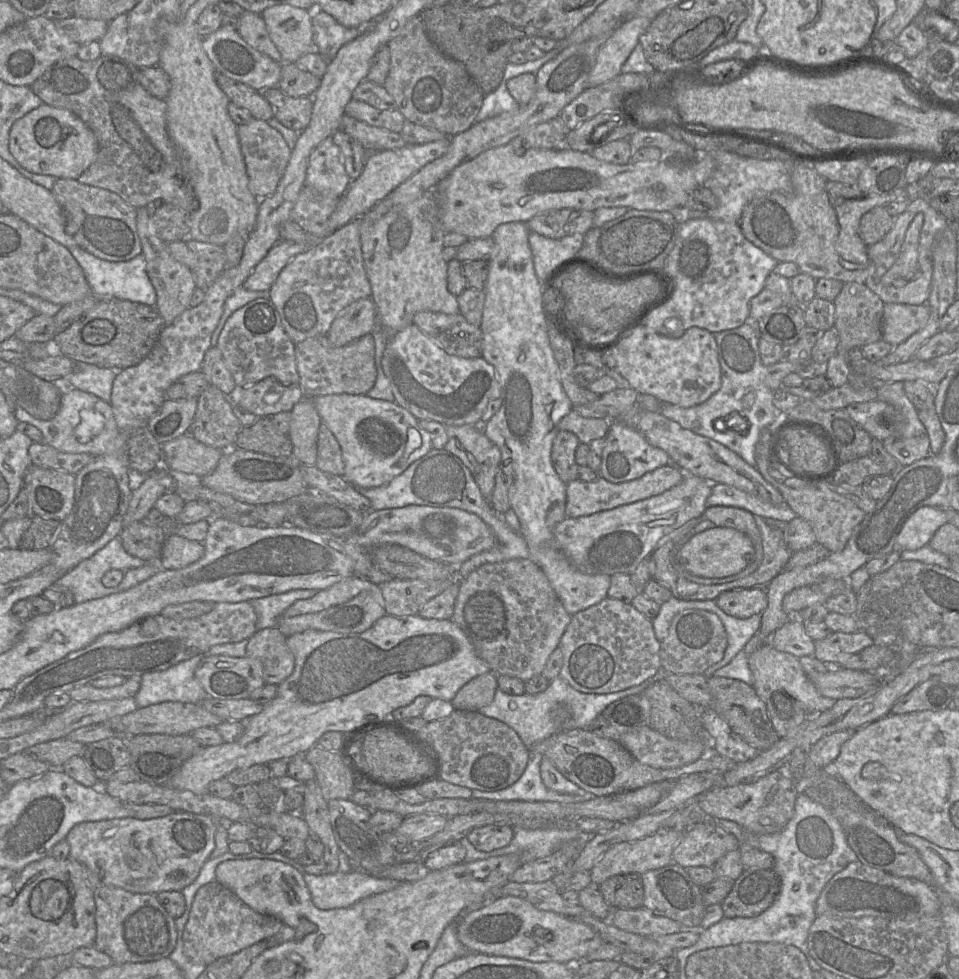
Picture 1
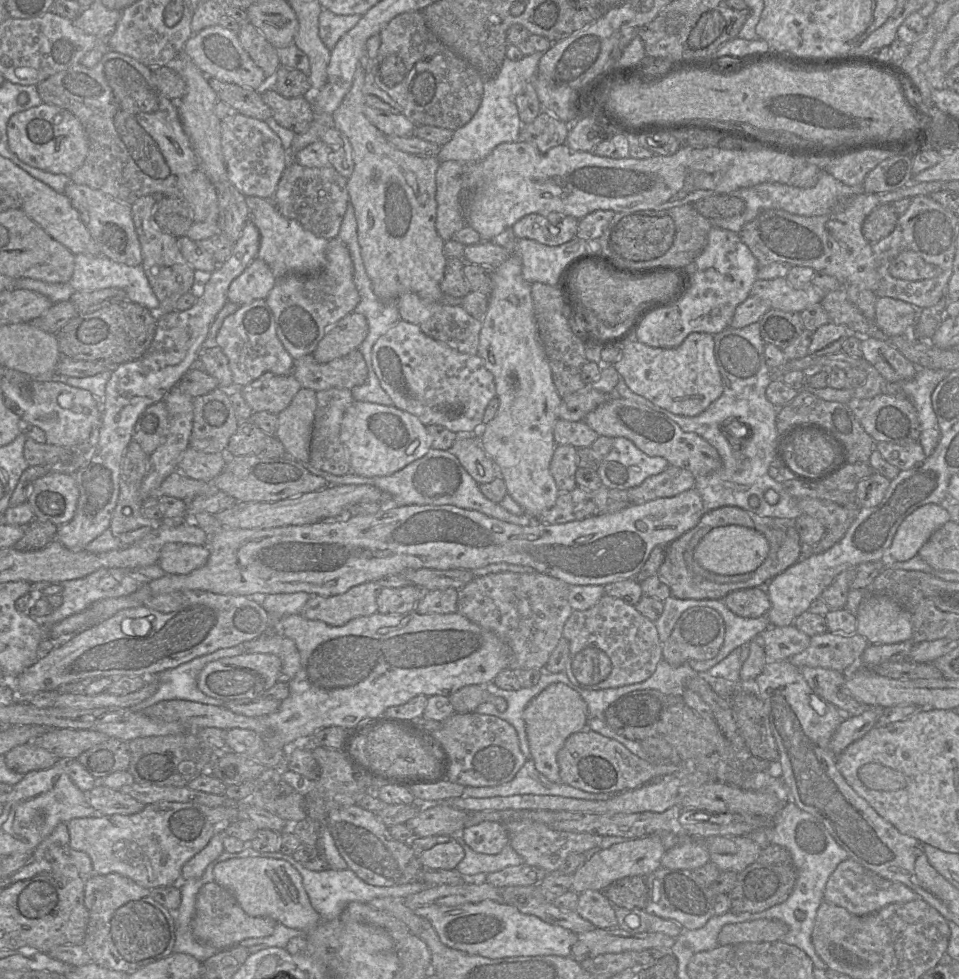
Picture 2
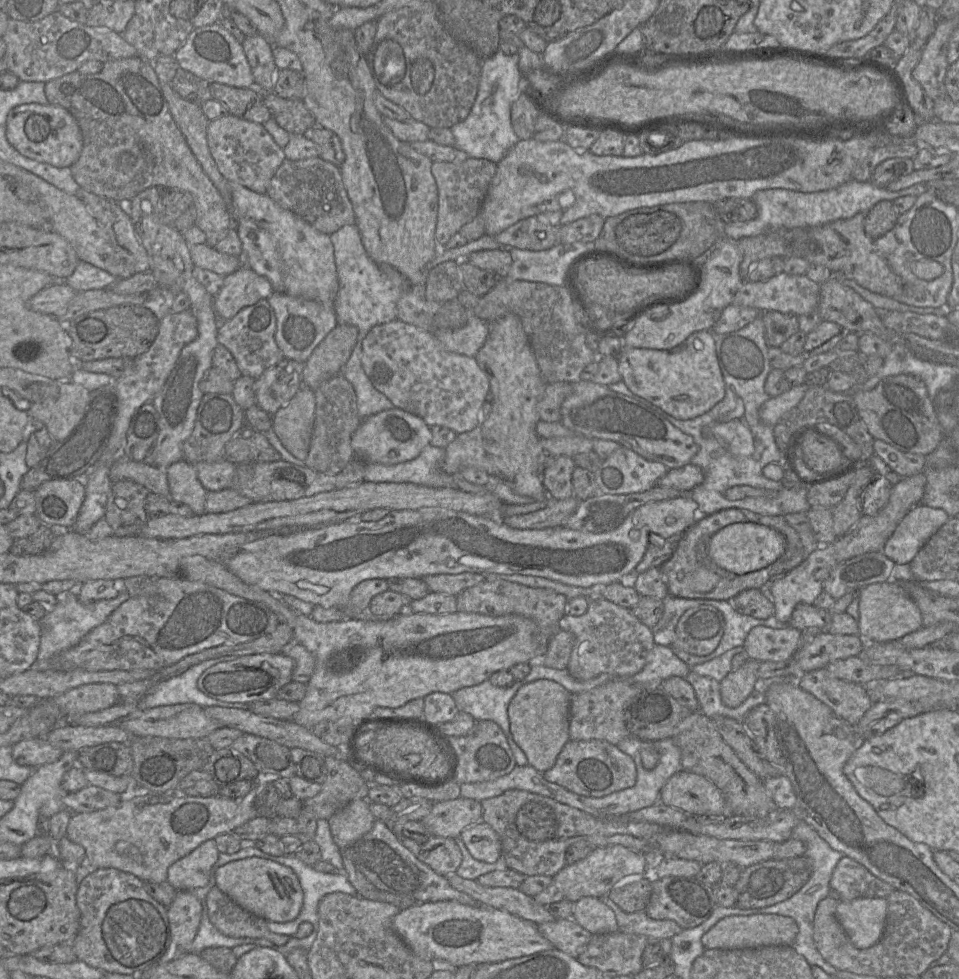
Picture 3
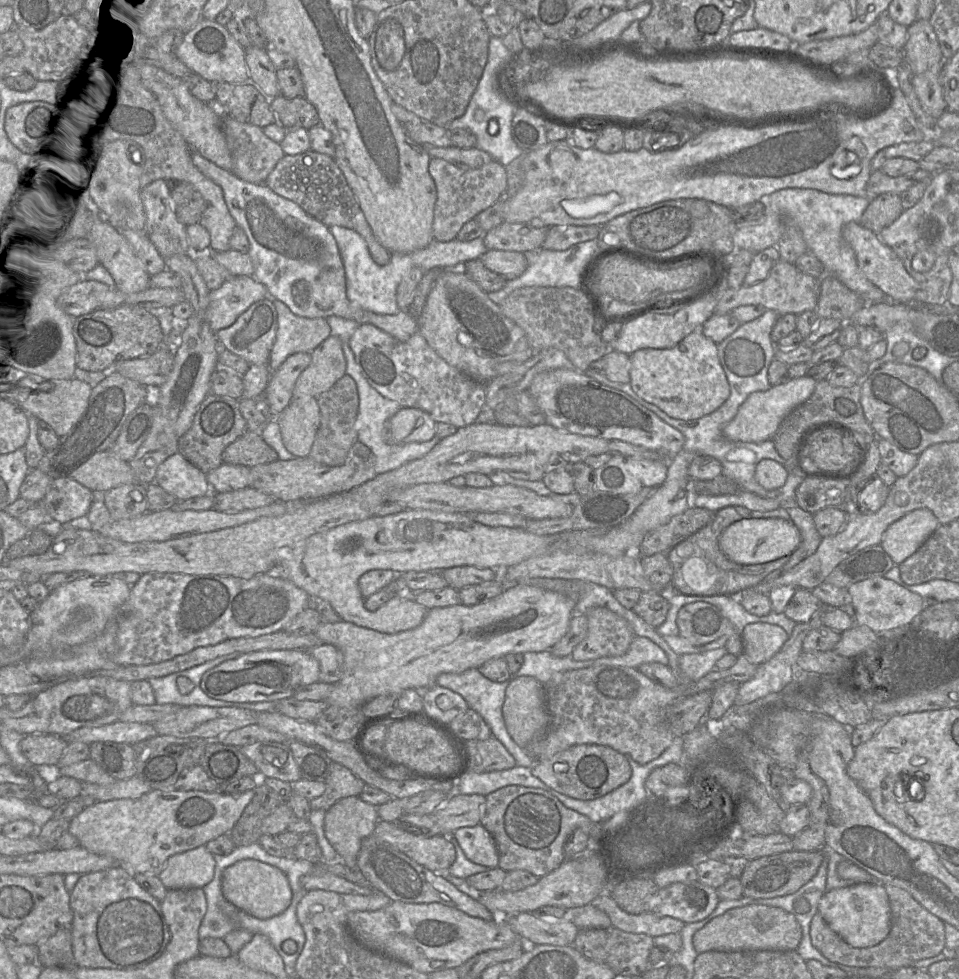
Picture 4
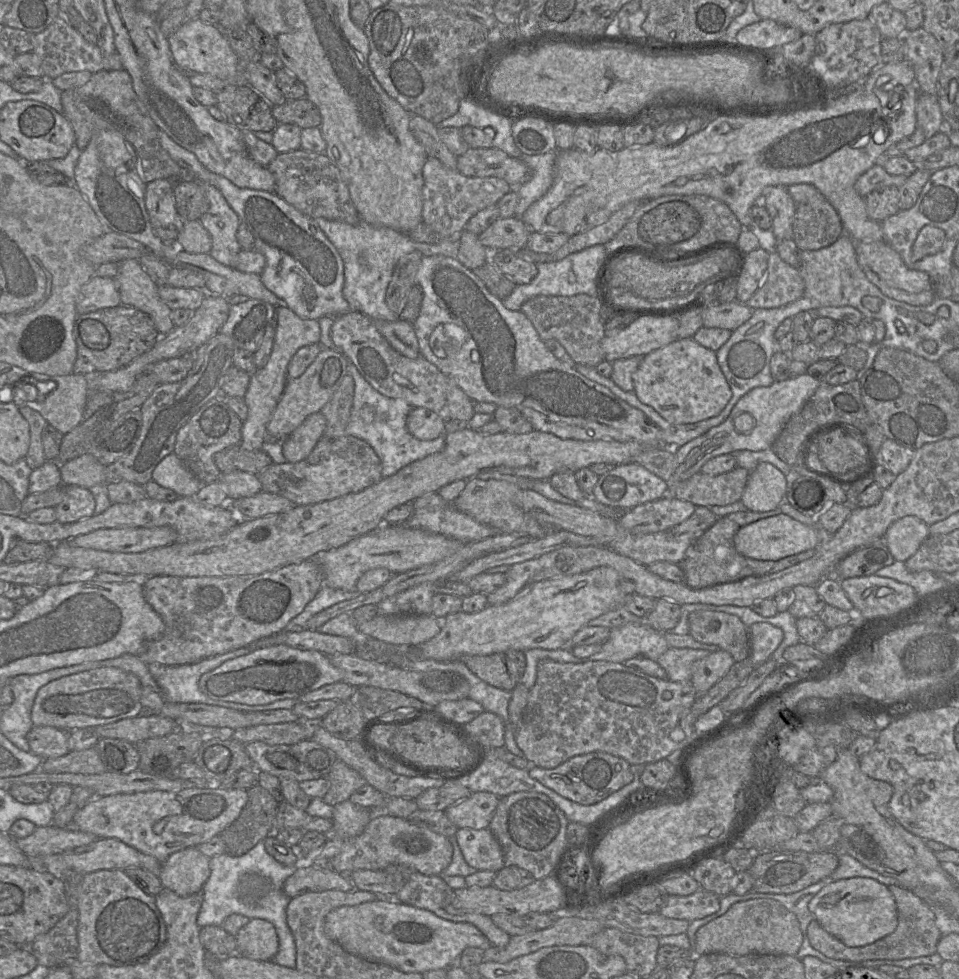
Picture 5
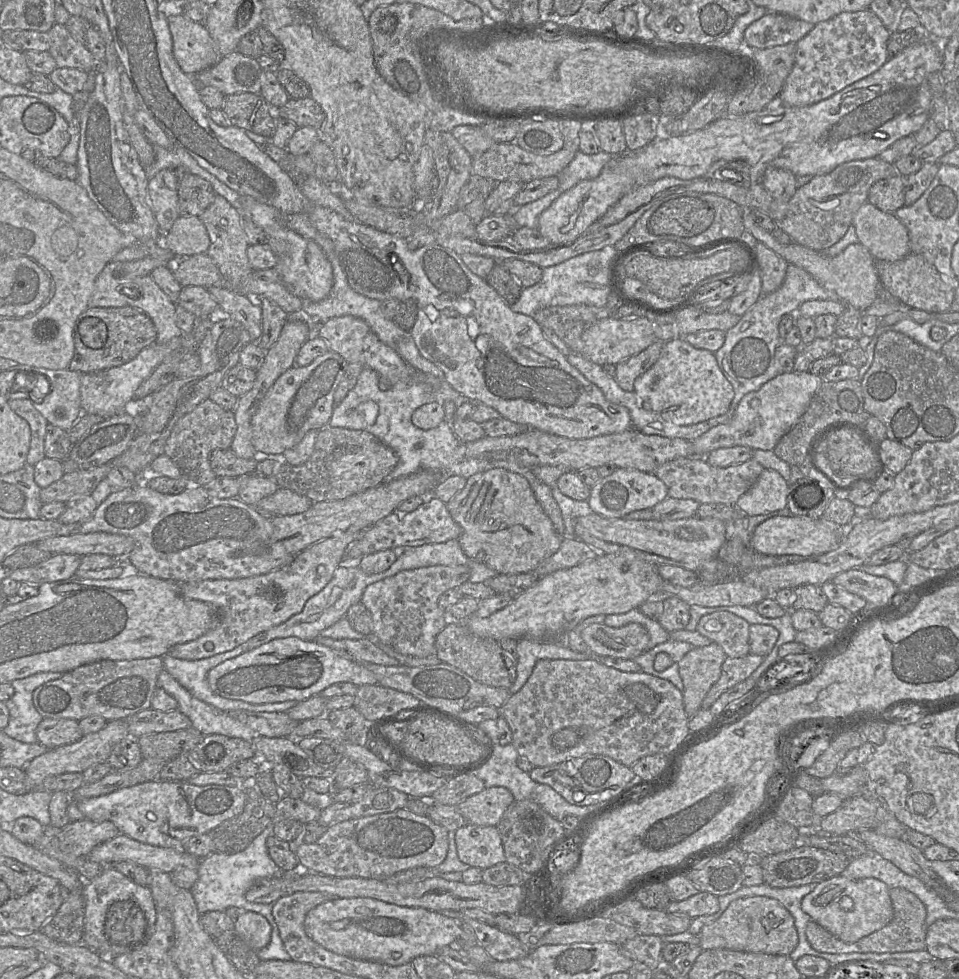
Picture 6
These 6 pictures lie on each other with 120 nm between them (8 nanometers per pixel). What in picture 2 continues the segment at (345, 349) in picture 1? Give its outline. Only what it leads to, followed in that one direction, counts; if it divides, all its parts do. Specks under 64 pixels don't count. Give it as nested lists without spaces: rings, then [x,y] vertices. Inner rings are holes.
[[[356,349],[328,363],[318,363],[312,354],[295,360],[293,375],[302,388],[319,392],[331,388],[351,390],[365,383],[368,370],[362,353]]]

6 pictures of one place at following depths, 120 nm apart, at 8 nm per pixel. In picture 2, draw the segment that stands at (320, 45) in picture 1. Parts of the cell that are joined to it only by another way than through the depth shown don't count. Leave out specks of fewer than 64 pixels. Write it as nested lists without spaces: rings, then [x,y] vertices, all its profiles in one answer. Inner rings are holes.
[[[323,9],[319,16],[319,36],[332,52],[337,42],[361,19],[361,15],[338,15]]]

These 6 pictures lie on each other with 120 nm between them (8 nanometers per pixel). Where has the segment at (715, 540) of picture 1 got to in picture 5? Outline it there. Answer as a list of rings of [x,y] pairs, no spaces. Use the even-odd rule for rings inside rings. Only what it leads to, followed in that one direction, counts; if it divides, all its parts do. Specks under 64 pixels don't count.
[[[786,514],[760,519],[740,527],[734,536],[734,546],[741,555],[763,561],[776,561],[801,552],[817,549],[822,541],[822,532],[816,527],[805,525]]]

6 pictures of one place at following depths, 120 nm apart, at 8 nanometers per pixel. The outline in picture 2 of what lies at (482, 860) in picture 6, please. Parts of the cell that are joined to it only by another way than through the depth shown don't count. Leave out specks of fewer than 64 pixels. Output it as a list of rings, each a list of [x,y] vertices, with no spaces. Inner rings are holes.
[[[485,821],[465,827],[460,834],[474,852],[481,854],[499,854],[509,843],[505,826],[498,822]]]

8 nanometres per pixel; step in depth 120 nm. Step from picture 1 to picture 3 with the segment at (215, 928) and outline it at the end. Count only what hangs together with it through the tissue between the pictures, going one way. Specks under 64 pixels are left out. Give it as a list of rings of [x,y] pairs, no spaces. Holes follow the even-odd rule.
[[[217,886],[207,894],[205,906],[210,922],[222,934],[267,939],[267,921],[241,908]]]

